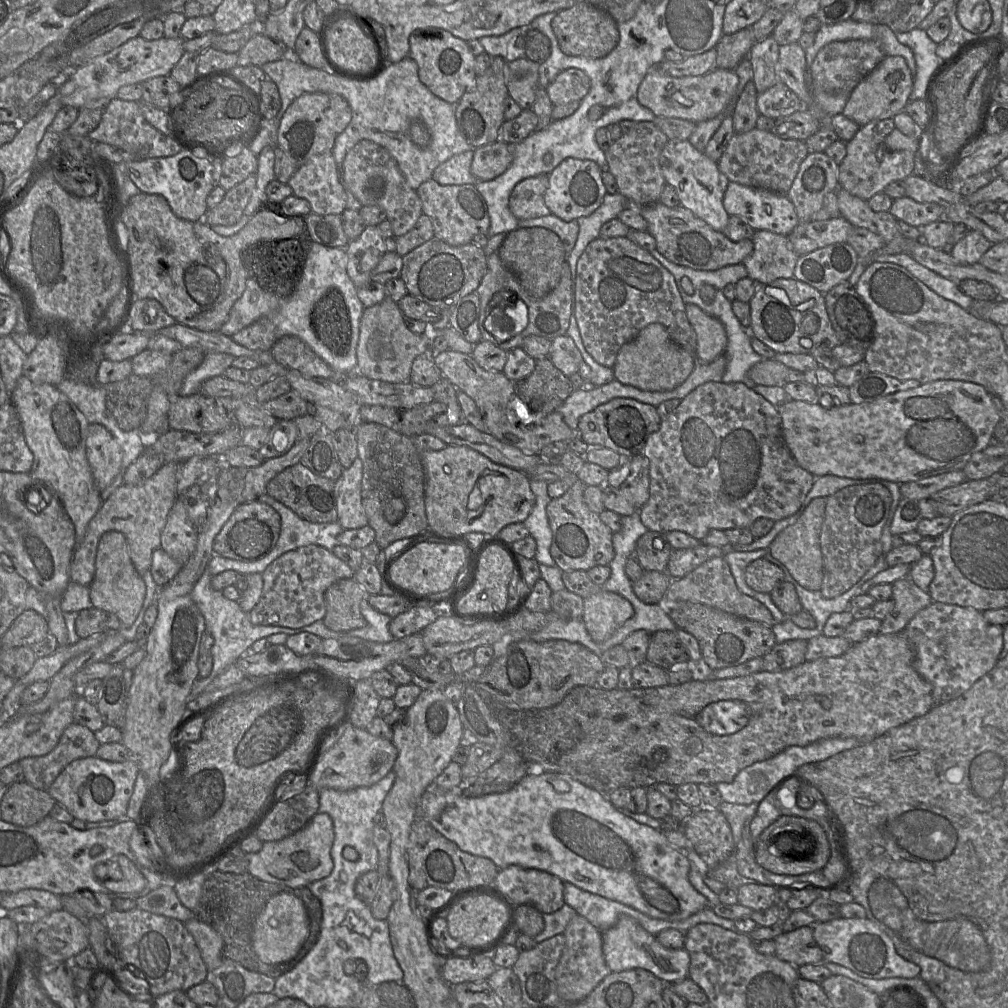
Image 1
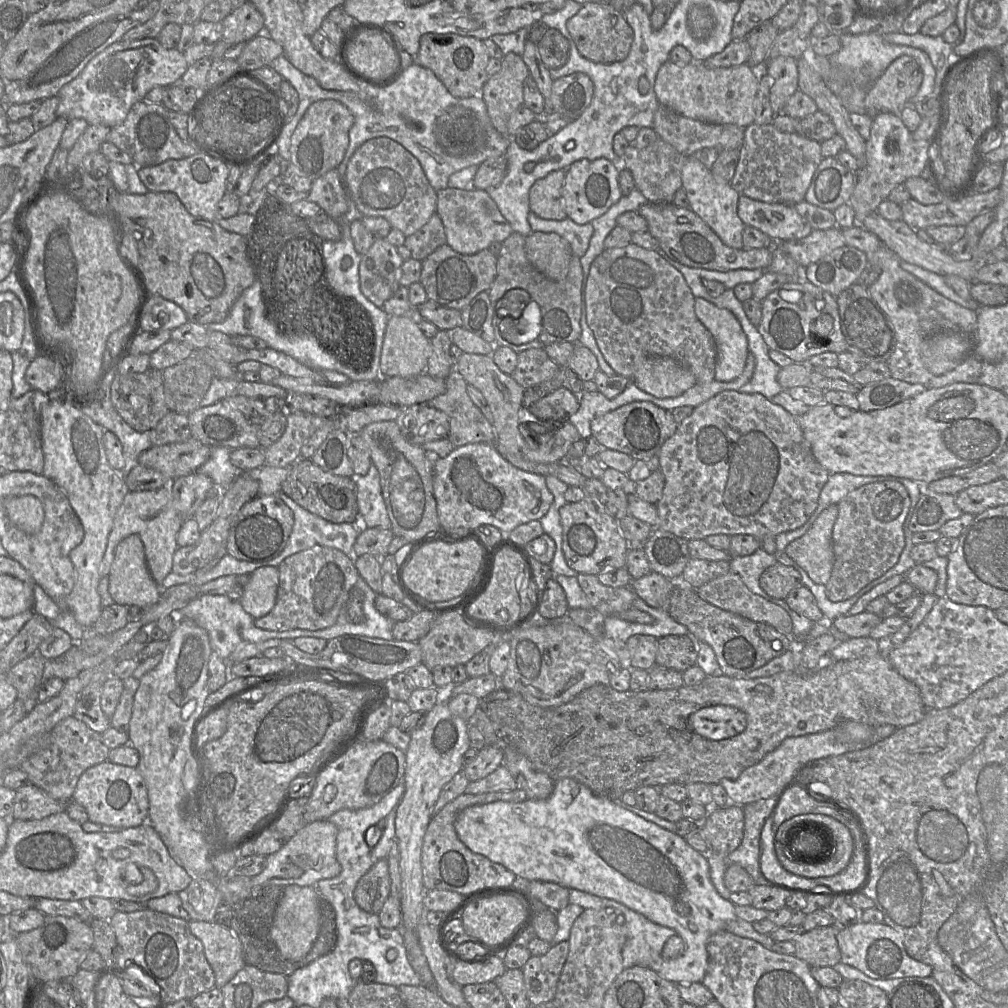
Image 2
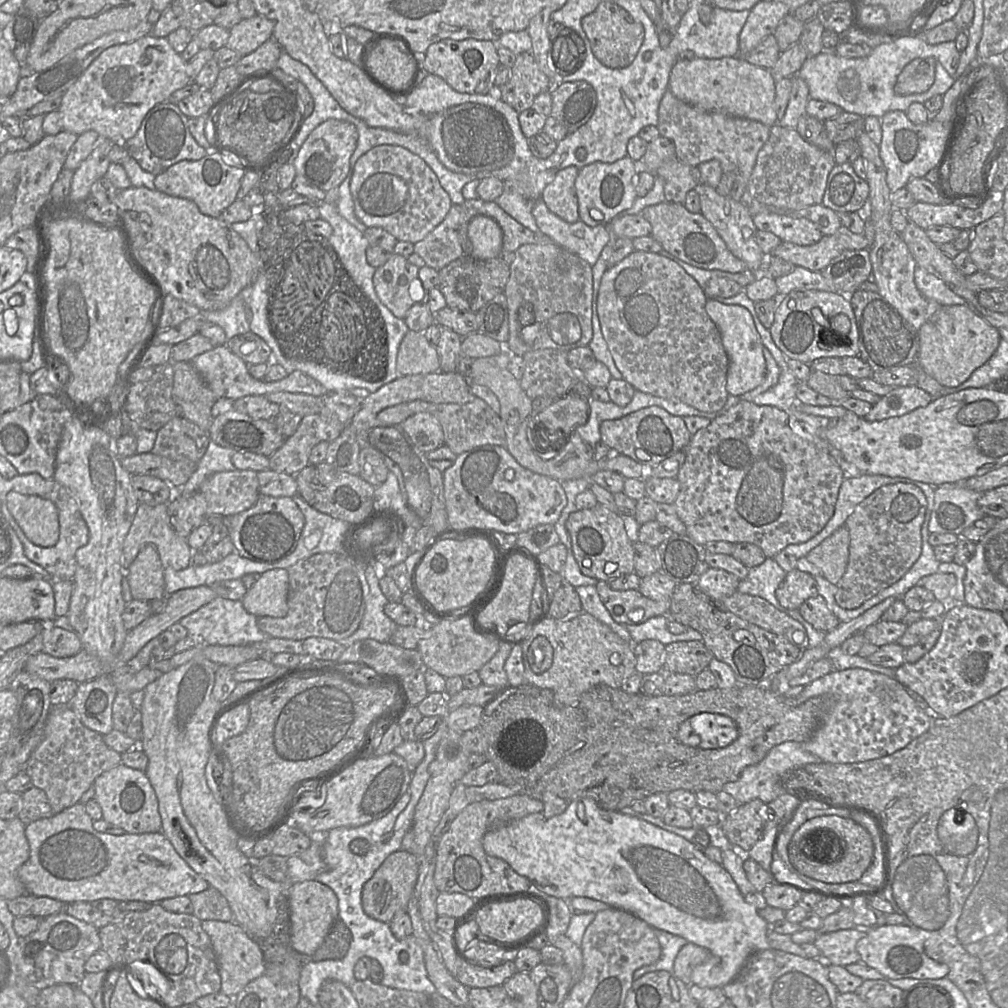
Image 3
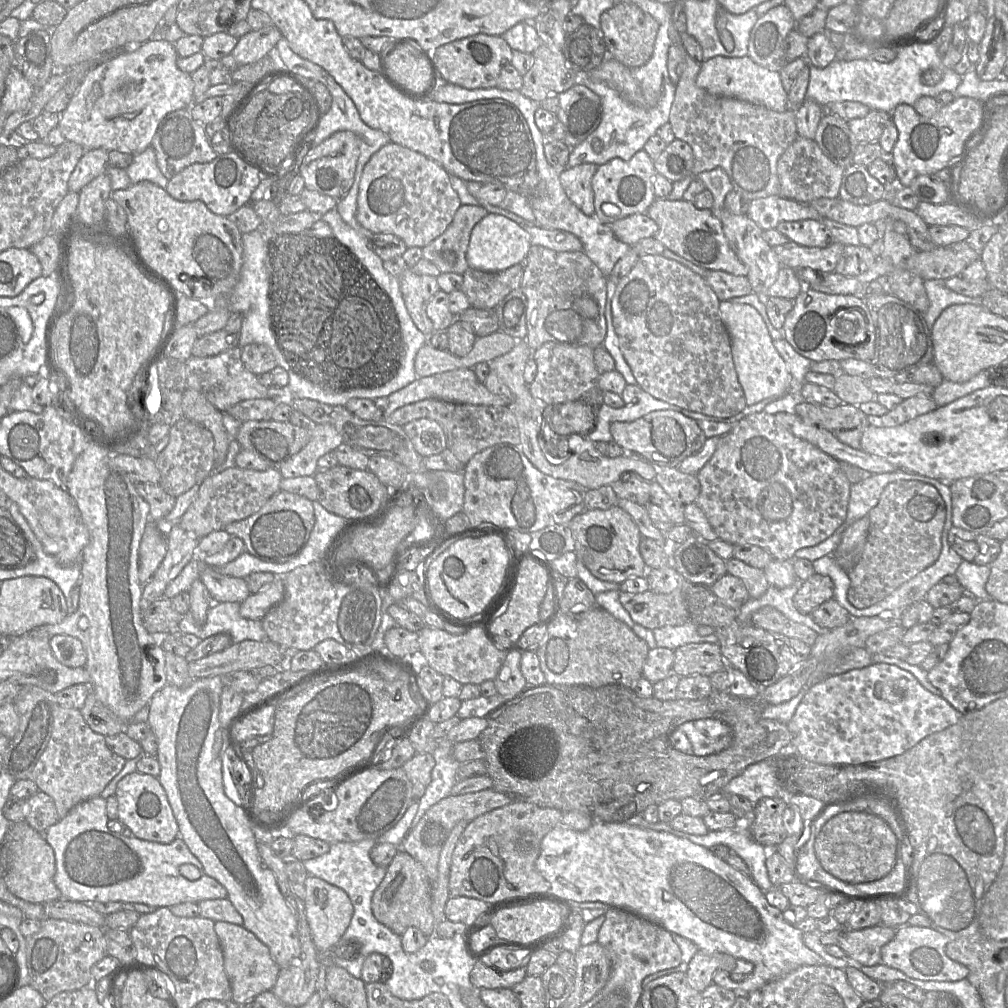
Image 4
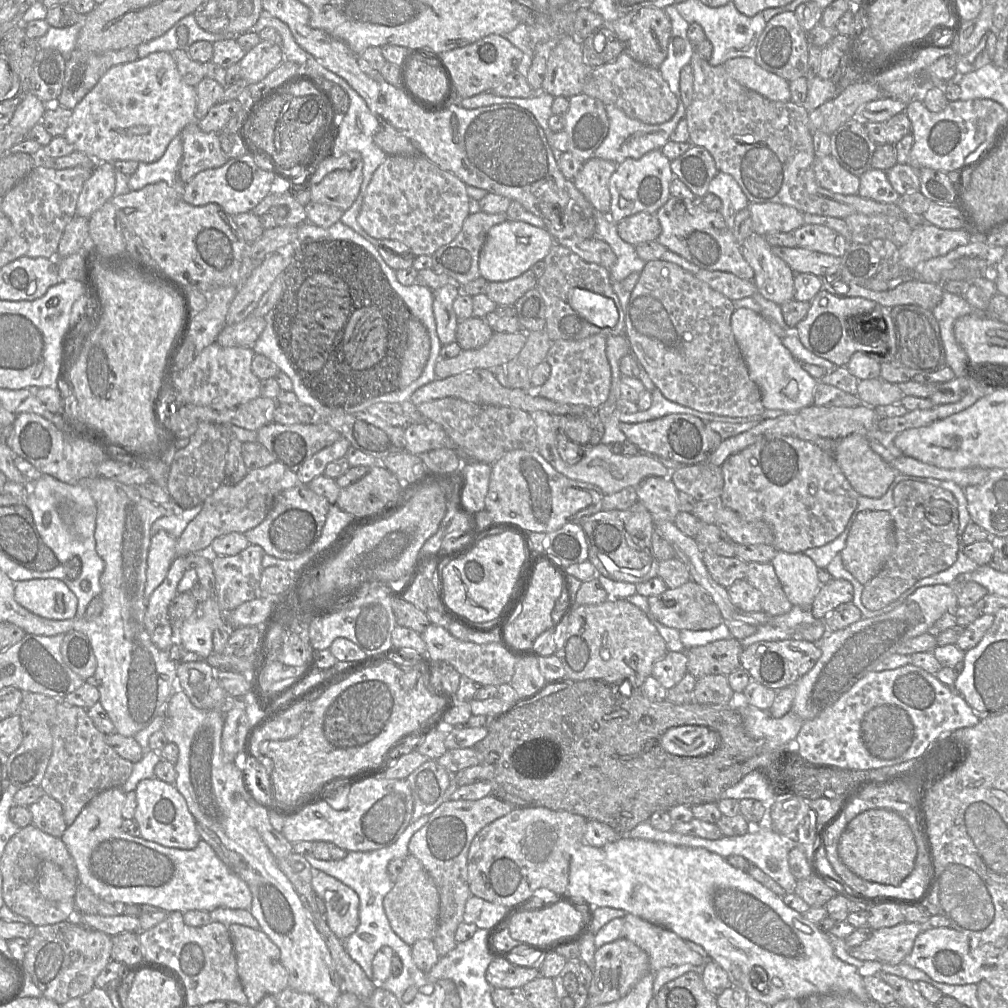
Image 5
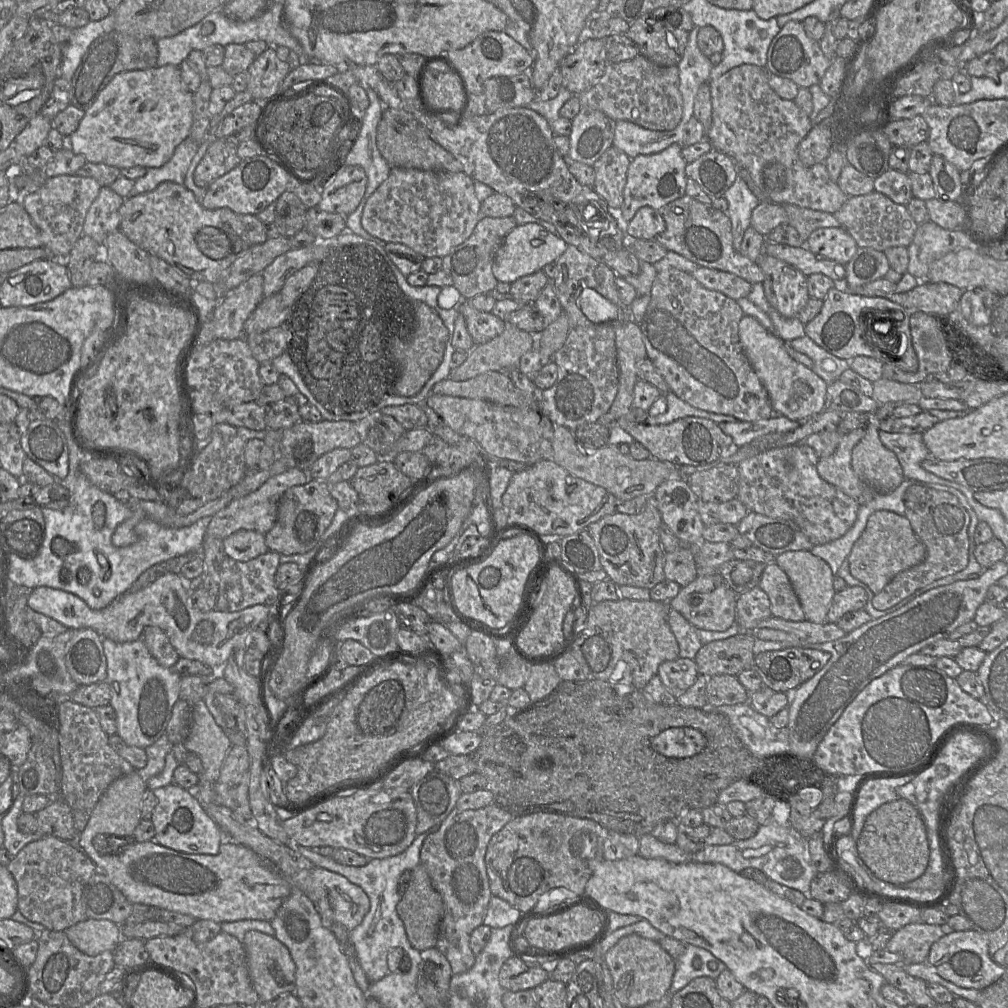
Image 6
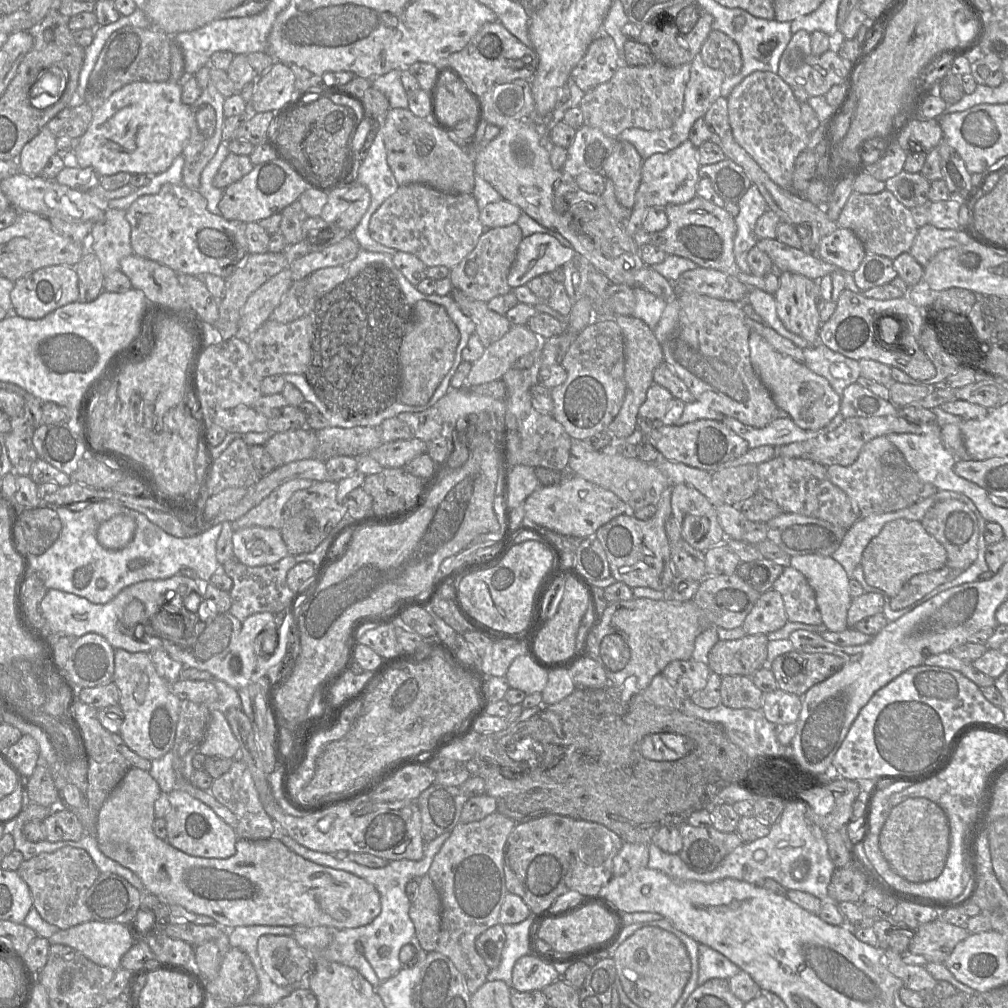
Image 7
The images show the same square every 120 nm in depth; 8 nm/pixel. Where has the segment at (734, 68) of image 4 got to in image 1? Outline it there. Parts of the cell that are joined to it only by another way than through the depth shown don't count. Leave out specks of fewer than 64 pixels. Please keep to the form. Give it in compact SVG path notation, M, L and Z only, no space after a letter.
M717 68L703 75L674 77L650 69L637 91L638 102L656 116L686 119L695 123L731 113L739 77L734 70Z

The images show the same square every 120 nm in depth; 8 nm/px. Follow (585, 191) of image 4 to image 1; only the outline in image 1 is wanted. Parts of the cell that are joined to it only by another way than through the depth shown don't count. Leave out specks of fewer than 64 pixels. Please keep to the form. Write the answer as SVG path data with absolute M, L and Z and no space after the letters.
M541 174L534 177L526 178L517 183L509 197L509 209L518 219L533 219L551 214L549 208L545 205L544 194L549 185L548 174Z

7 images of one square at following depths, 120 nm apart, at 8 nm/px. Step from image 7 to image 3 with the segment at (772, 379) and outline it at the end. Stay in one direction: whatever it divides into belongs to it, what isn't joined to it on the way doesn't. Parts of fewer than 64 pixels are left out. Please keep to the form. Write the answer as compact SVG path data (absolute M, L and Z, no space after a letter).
M708 299L705 310L720 331L729 359L726 384L728 393L733 396L741 396L761 385L767 369L764 356L765 347L749 310L739 305L726 305L716 299Z

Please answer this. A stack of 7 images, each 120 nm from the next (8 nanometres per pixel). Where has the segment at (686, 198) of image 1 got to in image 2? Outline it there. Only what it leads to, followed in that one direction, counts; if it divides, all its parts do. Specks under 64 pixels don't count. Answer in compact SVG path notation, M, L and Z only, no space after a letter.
M694 156L686 158L681 171L682 188L689 200L690 209L698 215L721 239L721 241L734 249L743 249L743 229L745 224L738 216L739 193L724 181L719 181Z

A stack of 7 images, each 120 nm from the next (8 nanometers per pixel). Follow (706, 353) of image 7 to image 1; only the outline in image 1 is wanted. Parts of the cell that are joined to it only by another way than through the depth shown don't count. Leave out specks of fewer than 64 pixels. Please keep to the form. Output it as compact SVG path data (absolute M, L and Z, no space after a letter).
M598 237L586 246L576 264L573 314L586 351L603 366L612 368L620 348L653 323L662 324L673 342L696 357L696 333L687 318L676 279L647 250L627 237Z

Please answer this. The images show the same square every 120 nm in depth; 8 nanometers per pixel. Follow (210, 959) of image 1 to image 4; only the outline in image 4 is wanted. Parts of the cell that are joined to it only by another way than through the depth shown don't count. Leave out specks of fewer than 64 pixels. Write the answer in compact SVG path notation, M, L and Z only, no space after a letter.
M215 922L214 930L222 948L224 968L232 990L232 1000L238 1005L244 1005L250 1003L260 993L272 990L280 967L273 961L268 947L243 926Z

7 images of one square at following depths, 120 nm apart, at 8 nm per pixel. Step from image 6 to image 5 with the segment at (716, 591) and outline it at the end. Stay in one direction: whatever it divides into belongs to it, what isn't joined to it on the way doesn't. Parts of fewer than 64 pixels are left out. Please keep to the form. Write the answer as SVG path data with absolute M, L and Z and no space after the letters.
M692 579L677 588L668 588L661 594L649 596L649 616L665 626L678 630L706 630L725 622L723 615L711 595Z

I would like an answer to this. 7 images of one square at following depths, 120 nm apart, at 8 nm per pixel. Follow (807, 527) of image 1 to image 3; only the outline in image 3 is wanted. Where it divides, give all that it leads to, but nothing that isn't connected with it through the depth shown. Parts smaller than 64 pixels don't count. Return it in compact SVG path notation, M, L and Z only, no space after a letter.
M841 526L814 547L806 558L820 570L826 580L837 585L847 568L849 544L849 531Z

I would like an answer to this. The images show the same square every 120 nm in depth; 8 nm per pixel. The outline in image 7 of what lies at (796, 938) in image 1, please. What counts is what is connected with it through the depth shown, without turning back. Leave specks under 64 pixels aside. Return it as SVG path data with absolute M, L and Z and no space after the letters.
M938 918L914 931L907 951L923 956L929 963L944 963L955 946L970 934L965 927Z

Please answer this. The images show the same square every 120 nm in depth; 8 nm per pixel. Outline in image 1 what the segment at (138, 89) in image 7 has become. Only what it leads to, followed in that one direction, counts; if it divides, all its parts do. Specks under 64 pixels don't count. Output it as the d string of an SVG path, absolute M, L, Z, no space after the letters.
M140 35L129 39L113 50L68 72L65 82L60 86L62 104L77 109L104 109L112 99L117 97L118 90L122 86L170 75L184 53L183 42L182 38L165 36L157 40L147 40Z

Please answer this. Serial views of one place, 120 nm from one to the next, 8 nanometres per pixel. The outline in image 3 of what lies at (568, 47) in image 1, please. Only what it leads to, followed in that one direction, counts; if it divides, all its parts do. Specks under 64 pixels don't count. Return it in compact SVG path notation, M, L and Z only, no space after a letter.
M601 1L592 13L582 19L581 25L594 57L609 68L621 69L631 65L643 44L643 25L611 1Z

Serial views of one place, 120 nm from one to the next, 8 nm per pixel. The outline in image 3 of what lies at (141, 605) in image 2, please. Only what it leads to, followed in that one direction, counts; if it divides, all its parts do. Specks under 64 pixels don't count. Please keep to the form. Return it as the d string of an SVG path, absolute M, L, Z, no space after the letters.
M147 544L125 571L129 599L147 602L160 600L164 594L164 568L157 549Z

